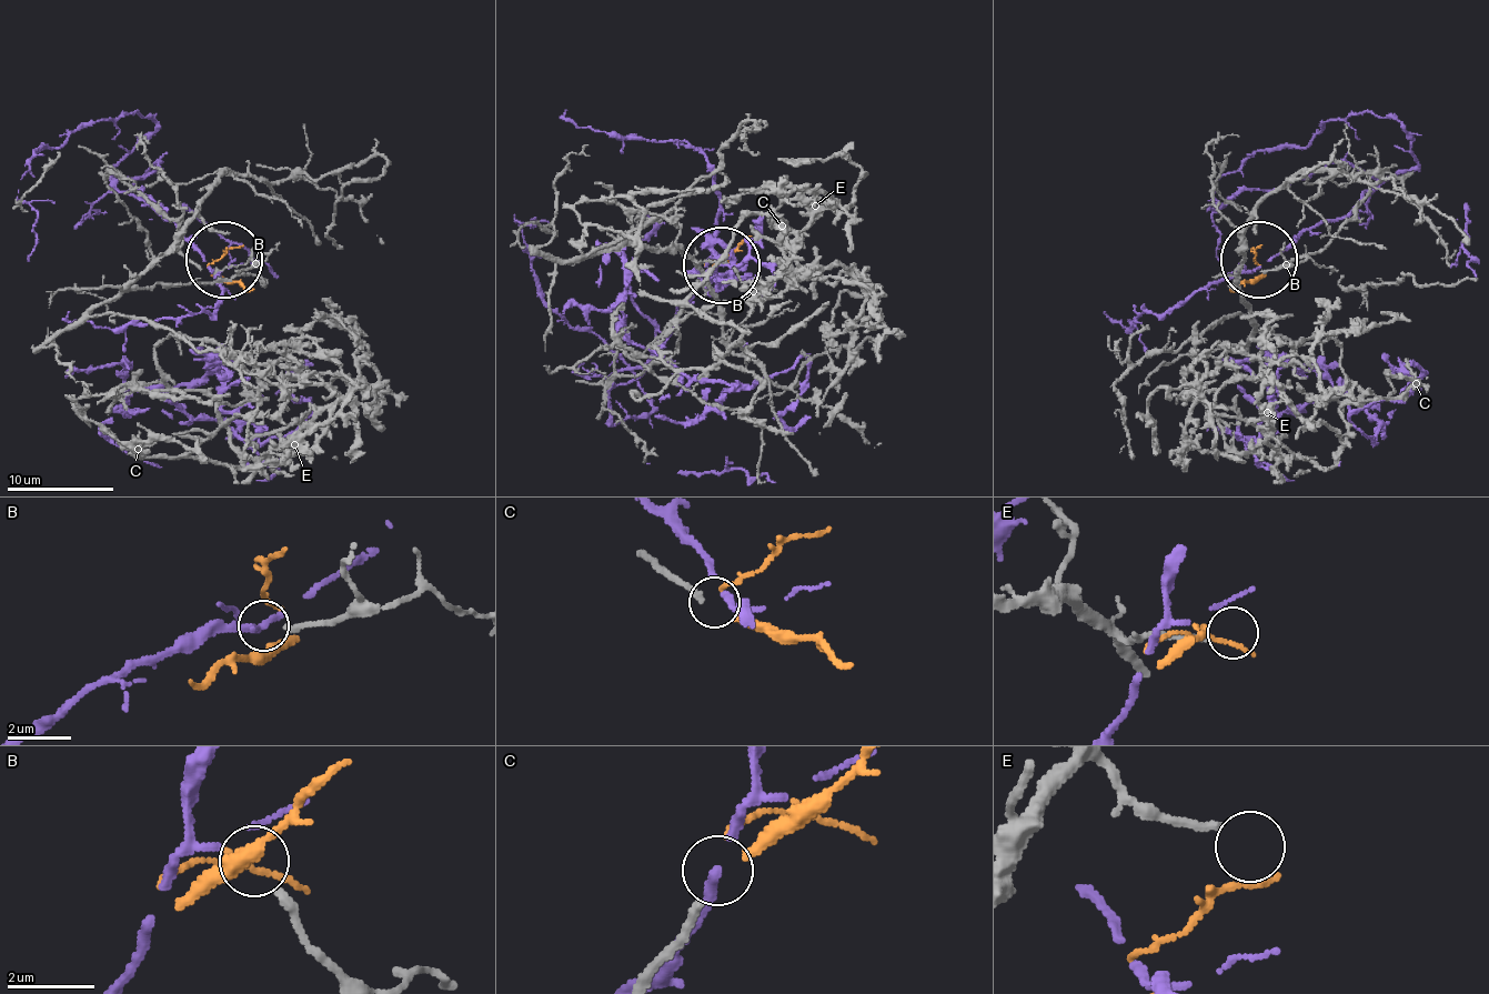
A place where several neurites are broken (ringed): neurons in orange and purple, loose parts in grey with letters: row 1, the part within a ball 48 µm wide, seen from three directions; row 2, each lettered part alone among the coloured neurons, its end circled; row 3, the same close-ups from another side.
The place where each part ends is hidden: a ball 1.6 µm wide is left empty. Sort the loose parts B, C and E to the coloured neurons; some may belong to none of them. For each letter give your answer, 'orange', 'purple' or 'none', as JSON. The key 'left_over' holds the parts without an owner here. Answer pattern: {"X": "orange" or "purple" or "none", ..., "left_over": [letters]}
{"B": "purple", "C": "orange", "E": "none", "left_over": ["E"]}

